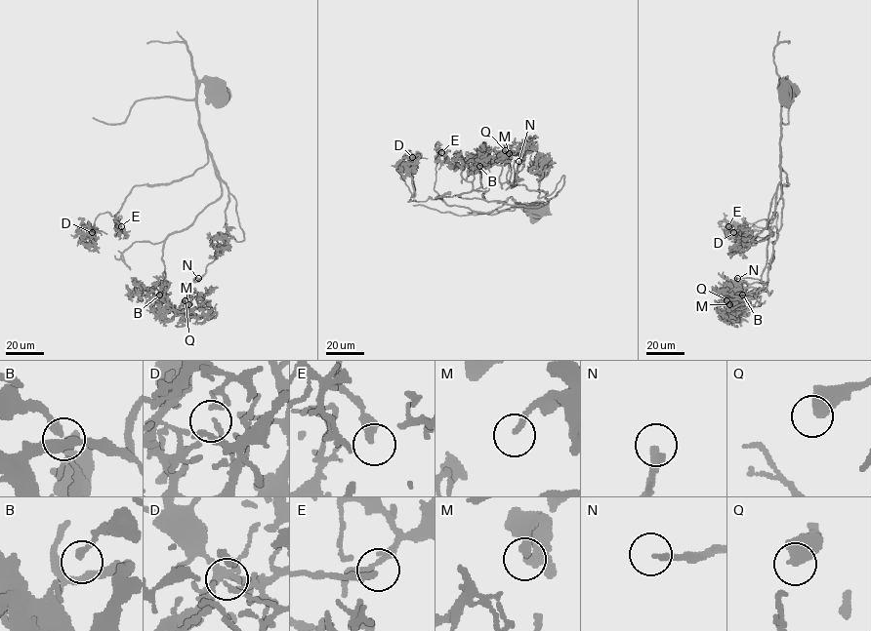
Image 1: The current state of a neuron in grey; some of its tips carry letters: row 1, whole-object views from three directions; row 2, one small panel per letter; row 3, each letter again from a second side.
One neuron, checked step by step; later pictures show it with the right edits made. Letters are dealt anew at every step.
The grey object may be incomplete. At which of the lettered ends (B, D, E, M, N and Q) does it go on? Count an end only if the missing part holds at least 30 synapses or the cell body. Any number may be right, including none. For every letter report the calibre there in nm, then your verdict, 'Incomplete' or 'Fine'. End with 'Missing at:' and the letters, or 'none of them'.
B: Thickness 240 nm. Fine
D: Thickness 100 nm. Fine
E: Thickness 300 nm. Fine
M: Thickness 200 nm. Incomplete
N: Thickness 240 nm. Incomplete
Q: Thickness 600 nm. Incomplete
Missing at: M, N, Q

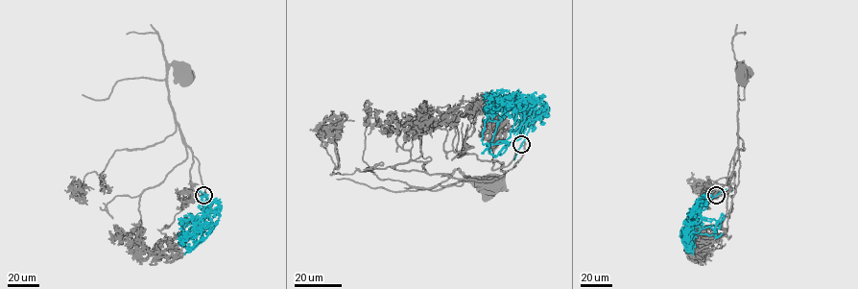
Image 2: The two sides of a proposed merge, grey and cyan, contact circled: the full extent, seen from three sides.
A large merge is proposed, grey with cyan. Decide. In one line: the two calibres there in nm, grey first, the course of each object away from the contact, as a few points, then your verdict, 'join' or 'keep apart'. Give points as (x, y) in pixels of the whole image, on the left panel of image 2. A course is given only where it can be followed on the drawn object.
200/170 nm | grey via (202, 195), (205, 187), (202, 183), (199, 161), (180, 132), (169, 100), (167, 67), (179, 65), (181, 68) | cyan via (202, 195), (221, 205), (208, 216), (203, 215), (204, 229), (192, 235), (195, 243), (186, 247), (184, 254) | join

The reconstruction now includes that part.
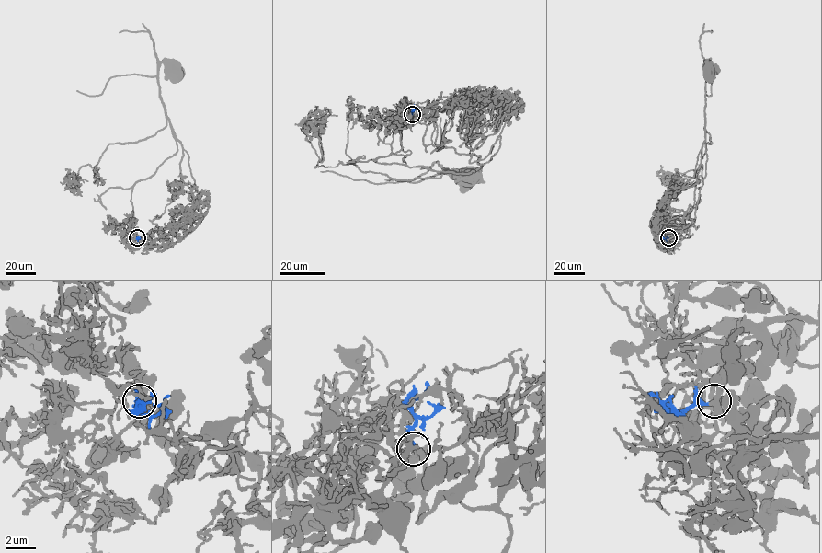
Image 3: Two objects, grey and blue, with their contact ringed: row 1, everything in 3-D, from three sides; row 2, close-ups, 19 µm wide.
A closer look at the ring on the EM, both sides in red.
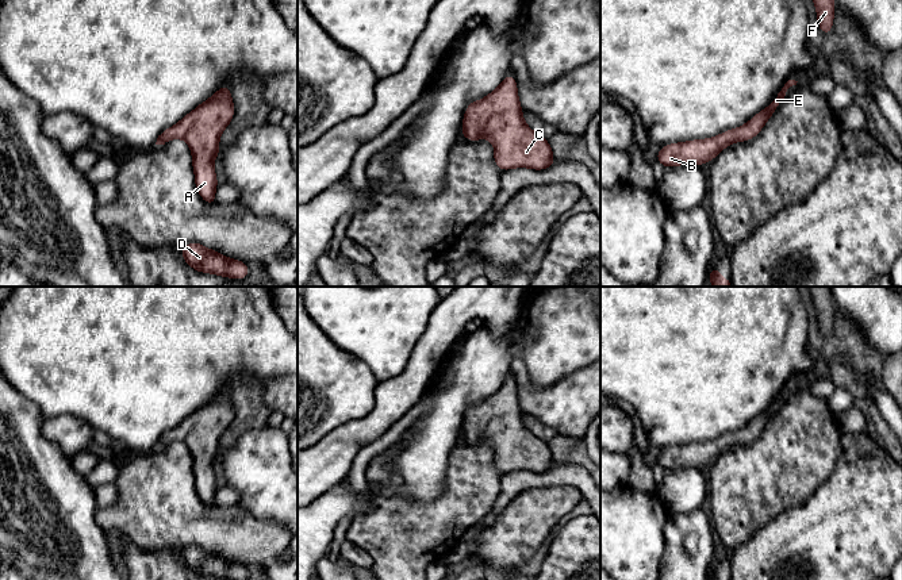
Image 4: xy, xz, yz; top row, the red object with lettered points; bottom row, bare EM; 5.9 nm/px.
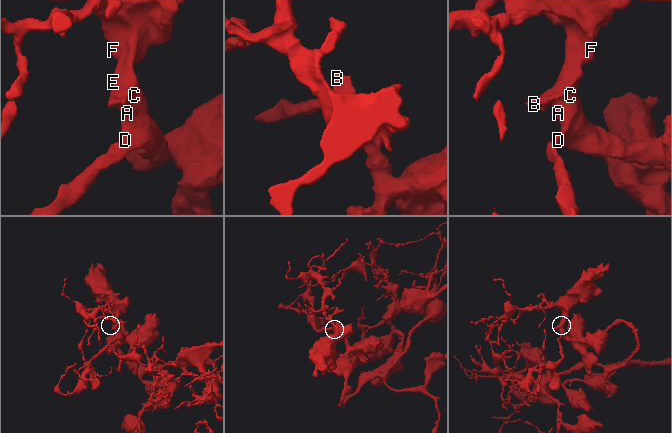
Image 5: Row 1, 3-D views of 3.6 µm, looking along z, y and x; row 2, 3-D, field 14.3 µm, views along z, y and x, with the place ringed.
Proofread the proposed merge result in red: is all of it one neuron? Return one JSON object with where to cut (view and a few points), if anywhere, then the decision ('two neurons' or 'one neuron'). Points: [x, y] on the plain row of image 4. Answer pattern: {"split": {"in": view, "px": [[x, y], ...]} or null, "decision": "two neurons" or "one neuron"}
{"split": null, "decision": "one neuron"}

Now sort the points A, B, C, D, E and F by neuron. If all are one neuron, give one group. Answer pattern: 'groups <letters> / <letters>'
groups A B C D E F

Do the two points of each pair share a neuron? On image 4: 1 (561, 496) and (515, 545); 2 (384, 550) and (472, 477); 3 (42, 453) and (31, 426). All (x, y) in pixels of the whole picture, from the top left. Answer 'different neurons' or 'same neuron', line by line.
1: same neuron
2: same neuron
3: same neuron

